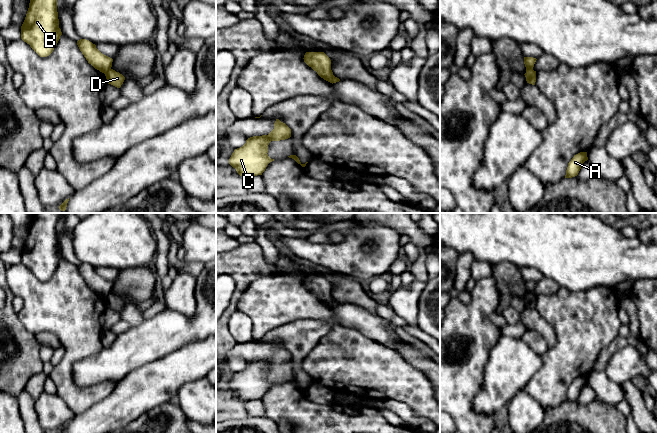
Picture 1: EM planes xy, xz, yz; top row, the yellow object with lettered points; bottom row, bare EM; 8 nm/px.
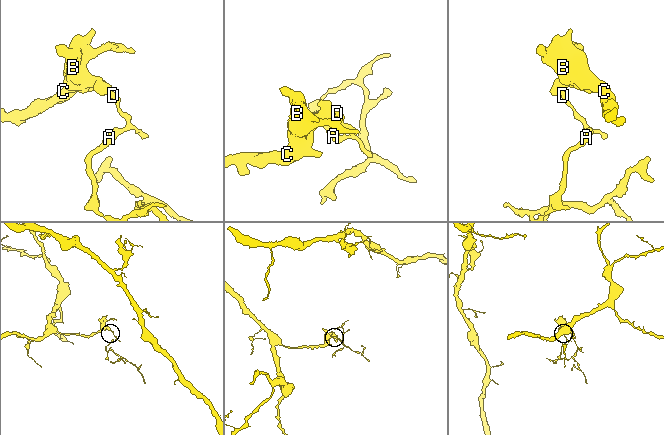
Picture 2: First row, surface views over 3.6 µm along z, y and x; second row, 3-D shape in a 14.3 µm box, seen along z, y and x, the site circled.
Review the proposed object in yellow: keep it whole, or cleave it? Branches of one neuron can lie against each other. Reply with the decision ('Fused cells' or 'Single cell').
Fused cells

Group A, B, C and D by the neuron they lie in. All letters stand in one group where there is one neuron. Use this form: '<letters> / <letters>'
A D / B C

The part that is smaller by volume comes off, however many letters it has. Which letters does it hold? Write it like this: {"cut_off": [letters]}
{"cut_off": ["A", "D"]}

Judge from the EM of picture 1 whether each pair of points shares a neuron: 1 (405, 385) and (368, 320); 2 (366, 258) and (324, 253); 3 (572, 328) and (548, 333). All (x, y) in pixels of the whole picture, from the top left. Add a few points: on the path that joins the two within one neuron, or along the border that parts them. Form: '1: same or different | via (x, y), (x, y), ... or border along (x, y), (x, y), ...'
1: different | border along (361, 333), (395, 350)
2: same | via (356, 258), (334, 257)
3: different | border along (539, 314), (553, 329), (554, 345), (552, 347)

